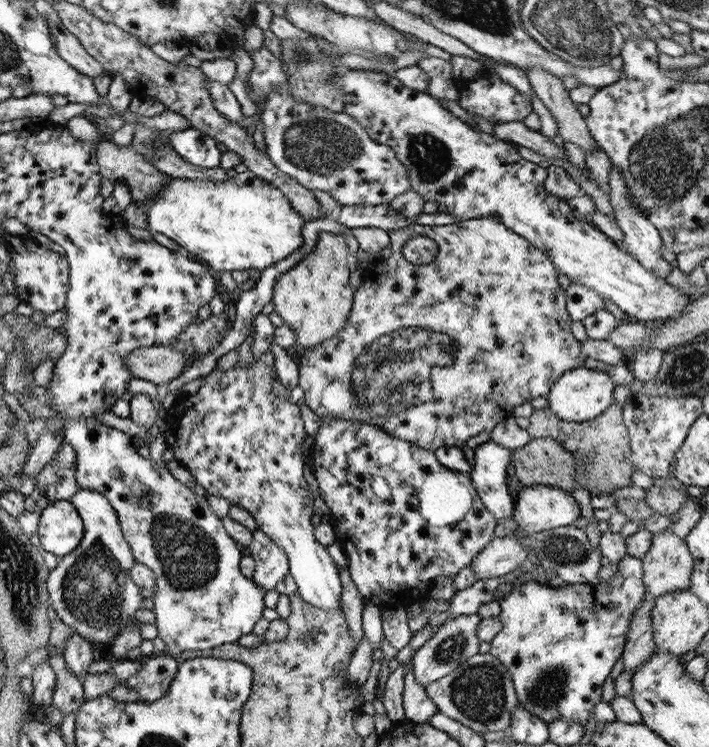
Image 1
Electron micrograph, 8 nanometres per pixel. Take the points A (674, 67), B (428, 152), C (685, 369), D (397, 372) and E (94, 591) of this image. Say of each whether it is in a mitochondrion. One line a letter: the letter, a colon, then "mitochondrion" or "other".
A: other
B: mitochondrion
C: mitochondrion
D: mitochondrion
E: mitochondrion

